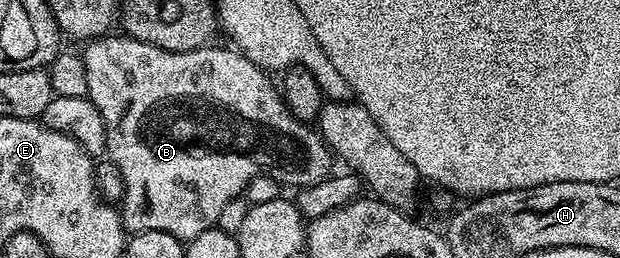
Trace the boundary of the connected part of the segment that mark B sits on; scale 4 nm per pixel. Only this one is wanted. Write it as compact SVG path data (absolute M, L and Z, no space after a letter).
M126 35L115 36L86 42L81 56L89 79L87 96L101 111L105 123L106 156L125 179L121 216L128 230L165 231L178 241L192 241L201 231L218 226L221 207L240 196L258 173L273 168L275 161L290 153L295 153L296 186L316 185L332 176L333 153L327 142L288 109L276 82L274 85L267 78L266 68L244 57L238 48L204 47L171 53Z

